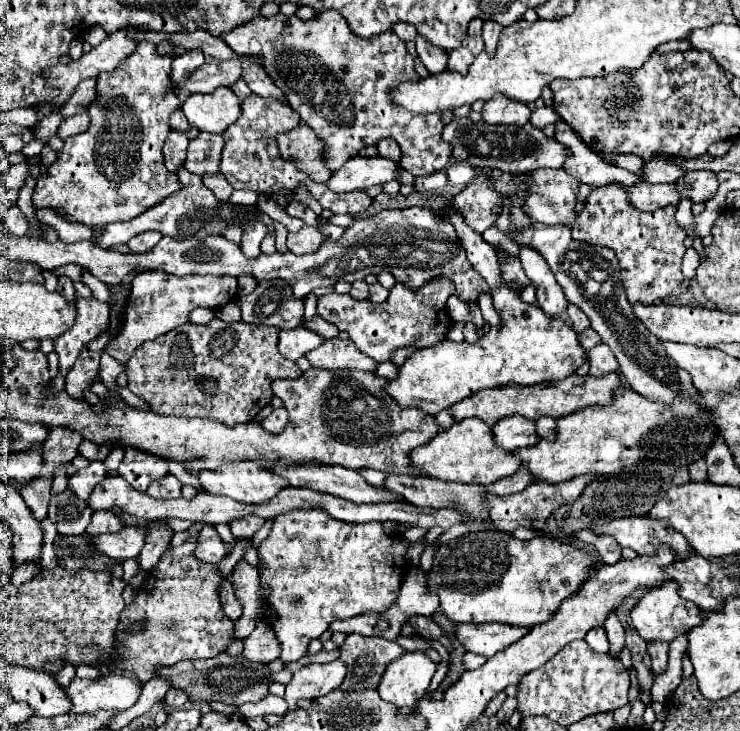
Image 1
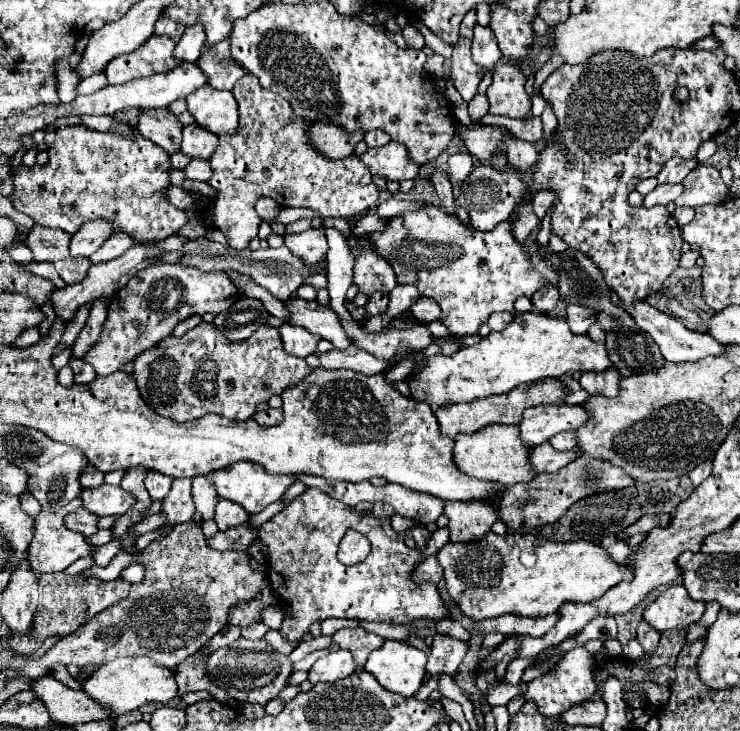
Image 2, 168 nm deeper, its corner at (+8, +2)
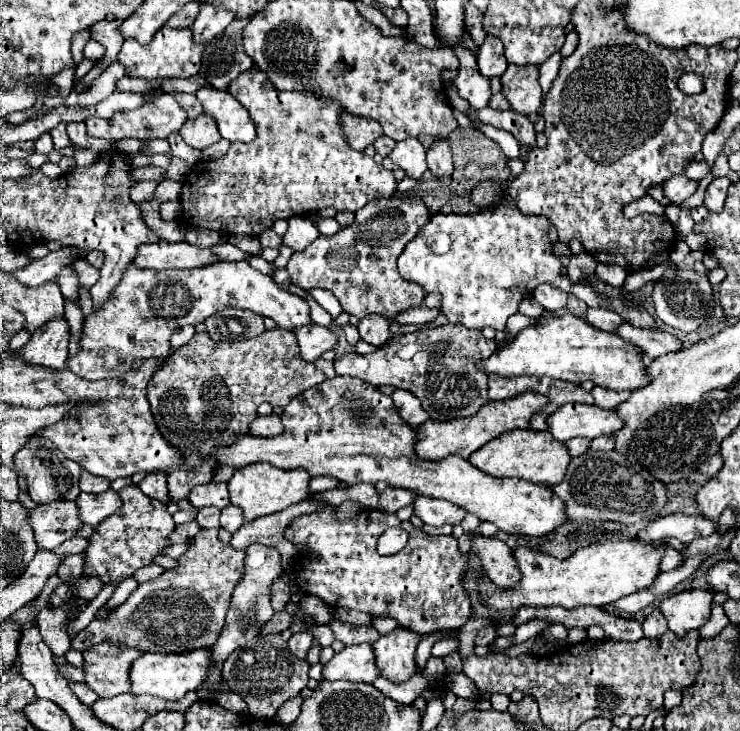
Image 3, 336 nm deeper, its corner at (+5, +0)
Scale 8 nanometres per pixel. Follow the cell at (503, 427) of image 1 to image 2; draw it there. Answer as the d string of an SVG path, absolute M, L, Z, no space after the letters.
M552 404L552 406L536 406L524 412L524 420L520 422L520 438L526 440L528 446L538 446L548 442L558 432L574 432L582 424L590 420L590 412L582 404Z

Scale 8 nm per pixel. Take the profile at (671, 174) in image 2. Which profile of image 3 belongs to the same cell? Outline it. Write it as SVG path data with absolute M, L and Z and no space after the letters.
M693 160L687 168L685 168L685 178L691 178L691 180L701 180L705 174L709 172L709 166L707 166L707 162L705 160L701 160L701 162L697 162L697 160Z

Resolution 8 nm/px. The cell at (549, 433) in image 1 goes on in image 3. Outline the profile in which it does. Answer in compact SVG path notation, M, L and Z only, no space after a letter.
M571 438L571 440L567 442L567 450L569 450L571 456L579 456L579 454L587 452L589 442L591 442L589 438Z

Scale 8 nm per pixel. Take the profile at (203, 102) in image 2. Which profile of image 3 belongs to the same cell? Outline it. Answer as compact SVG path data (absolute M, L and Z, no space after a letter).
M203 86L195 94L203 104L203 112L215 118L219 134L229 142L251 142L255 138L255 126L249 112L229 94L211 86Z

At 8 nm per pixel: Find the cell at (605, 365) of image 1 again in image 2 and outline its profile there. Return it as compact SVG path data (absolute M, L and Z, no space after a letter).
M610 368L608 372L600 372L600 374L594 374L594 372L584 372L582 378L580 378L580 386L590 394L590 396L606 396L606 398L612 398L618 394L620 390L620 374L618 370Z

